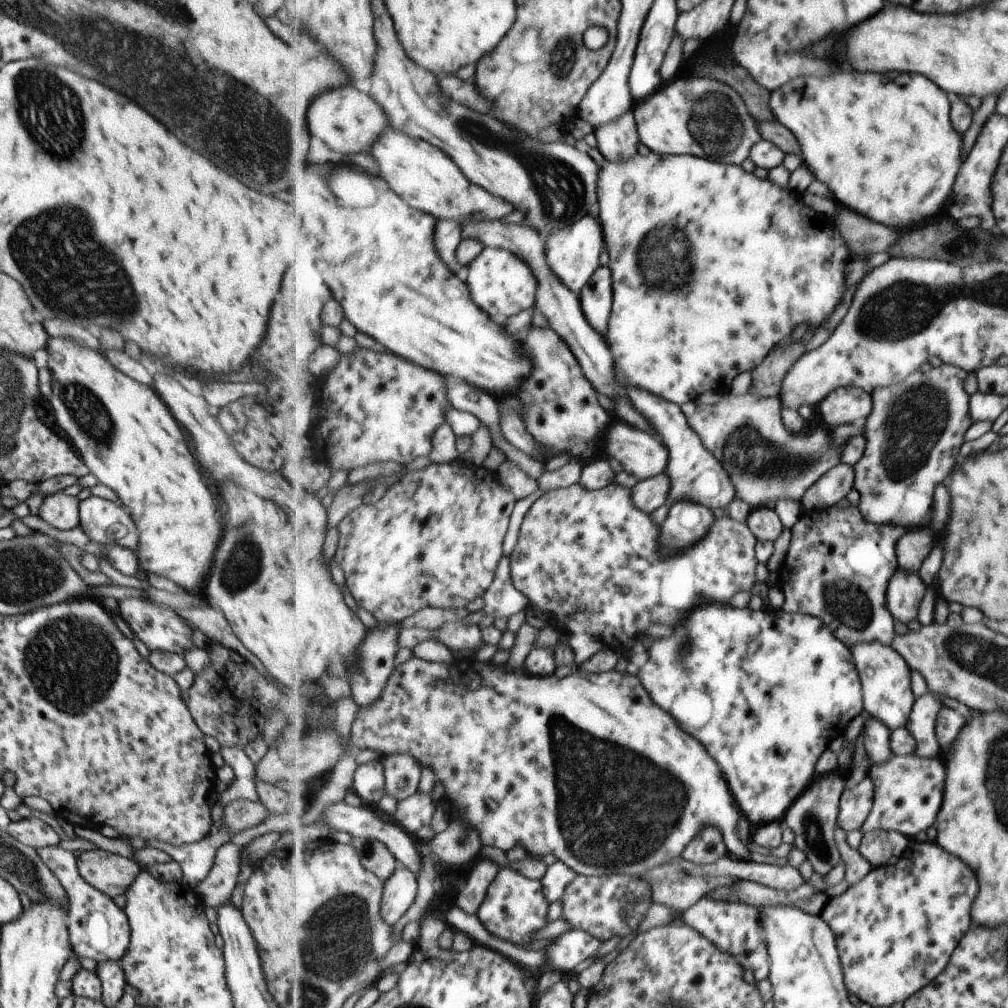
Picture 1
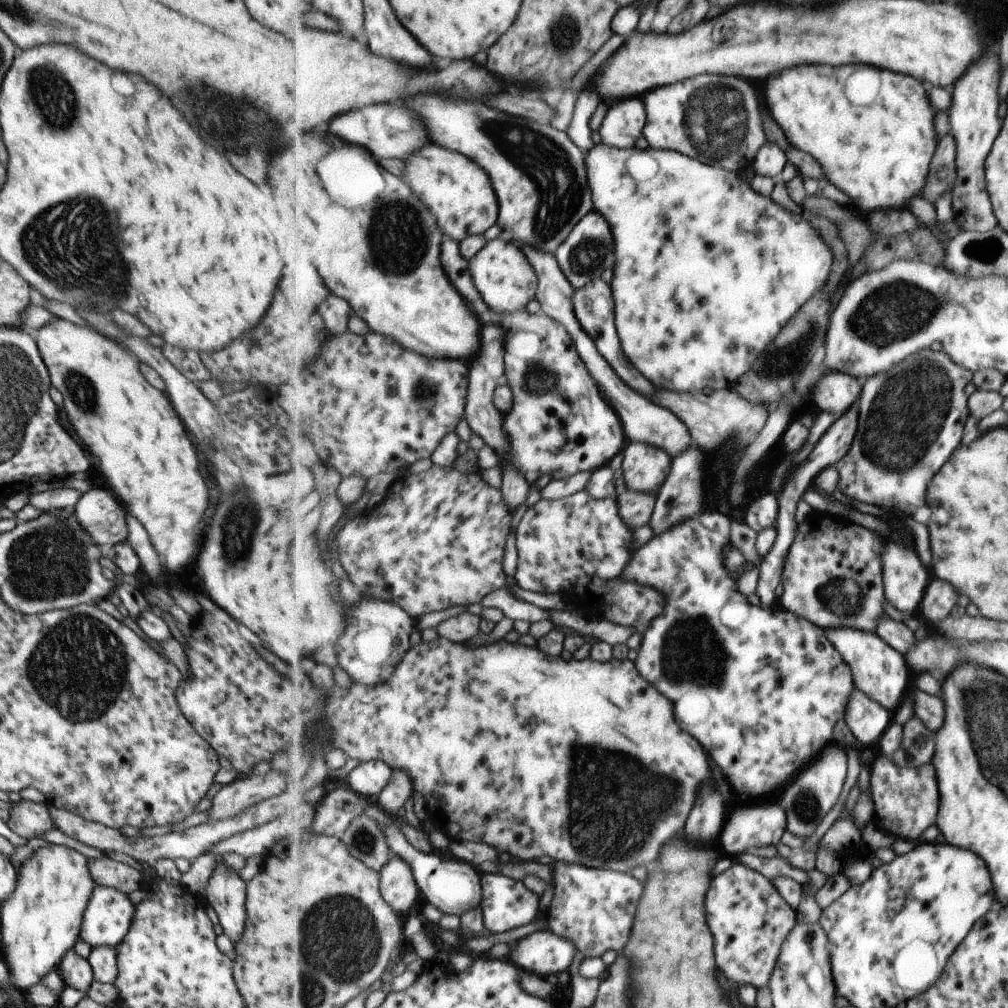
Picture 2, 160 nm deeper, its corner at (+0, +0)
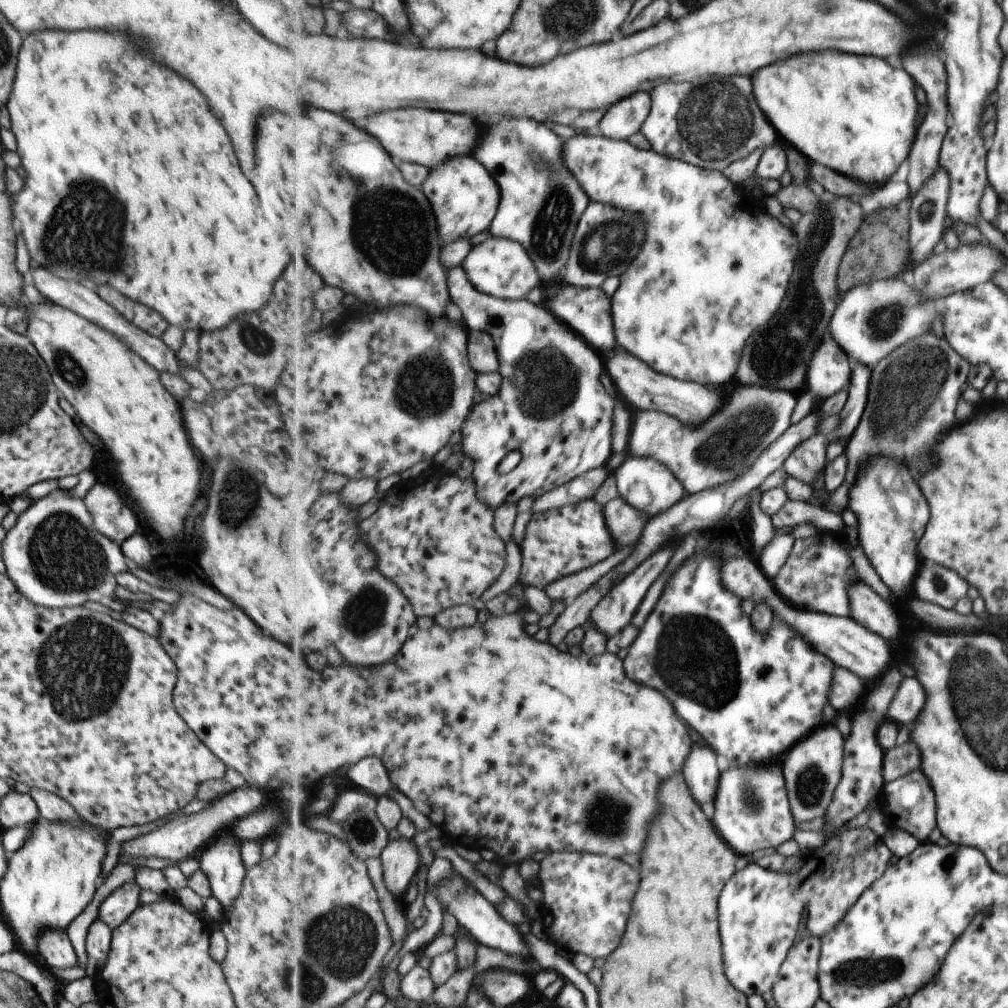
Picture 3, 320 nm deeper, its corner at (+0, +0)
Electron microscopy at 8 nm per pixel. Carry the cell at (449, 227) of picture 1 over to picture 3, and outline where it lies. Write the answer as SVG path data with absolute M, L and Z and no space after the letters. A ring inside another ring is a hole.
M462 266L449 270L448 285L450 297L461 309L468 330L485 330L495 338L501 362L499 372L503 376L500 393L497 396L480 397L461 430L461 450L474 462L471 476L476 480L478 497L487 506L497 510L502 505L518 504L527 497L537 500L586 472L605 467L613 454L611 431L615 404L601 382L605 366L599 354L589 344L581 342L581 338L575 336L575 332L544 303L534 304L525 299L497 300L496 297L477 290ZM515 450L521 454L519 464L505 475L496 472L501 460Z

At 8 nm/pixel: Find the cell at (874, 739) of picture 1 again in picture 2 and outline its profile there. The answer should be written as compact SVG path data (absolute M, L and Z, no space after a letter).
M855 687L846 706L844 721L855 736L855 740L860 747L872 747L876 743L879 743L879 738L881 738L884 730L889 728L894 719L894 713Z

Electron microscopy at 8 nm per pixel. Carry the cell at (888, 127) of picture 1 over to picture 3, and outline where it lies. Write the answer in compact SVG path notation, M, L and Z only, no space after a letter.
M825 50L795 54L759 70L753 78L759 106L763 106L763 112L778 131L781 142L795 147L812 164L822 163L842 175L879 188L889 182L899 166L908 160L913 138L917 134L915 124L919 100L915 94L915 82L907 70L893 68L889 62L875 56Z

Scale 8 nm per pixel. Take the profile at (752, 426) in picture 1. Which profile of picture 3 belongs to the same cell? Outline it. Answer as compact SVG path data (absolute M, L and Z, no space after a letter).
M615 350L607 358L607 370L613 376L617 388L621 394L639 410L663 410L675 418L679 418L683 424L700 425L725 404L726 397L717 394L717 388L707 390L698 382L683 382L673 376L665 376L655 372L651 366L629 354L627 350Z

